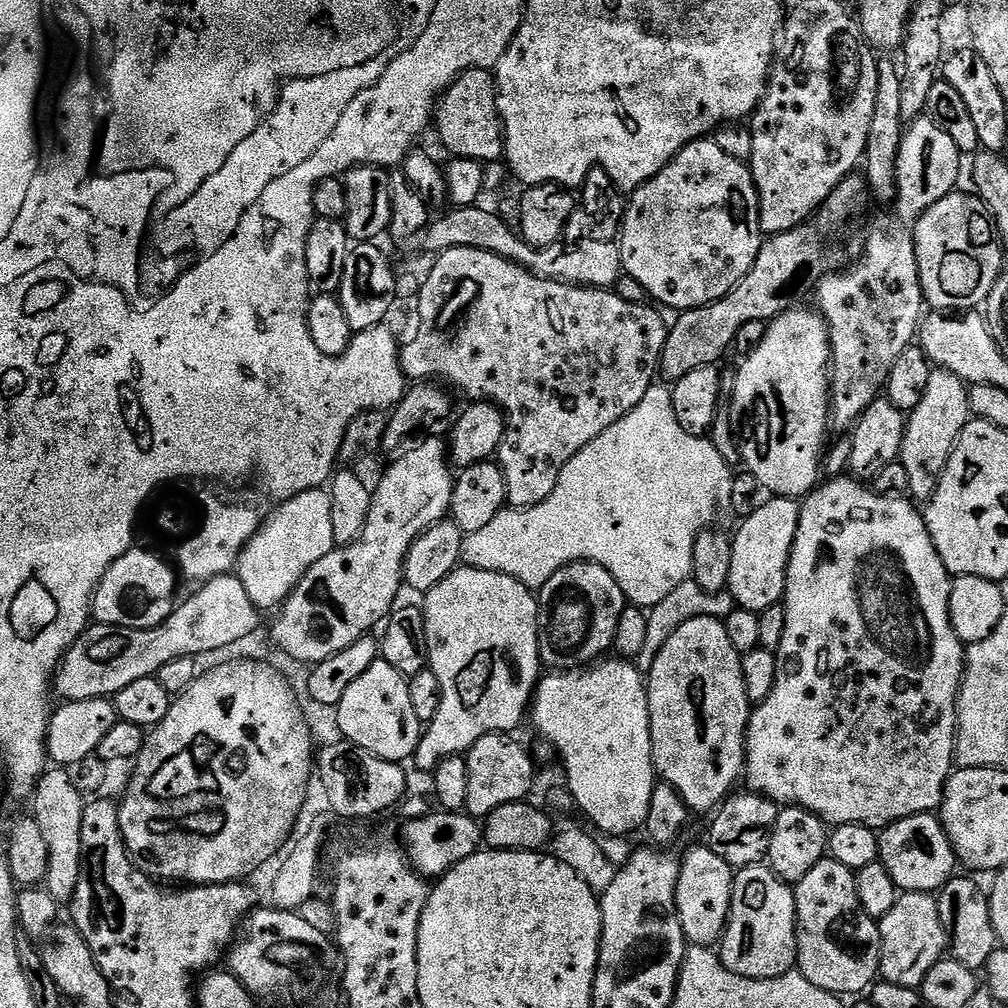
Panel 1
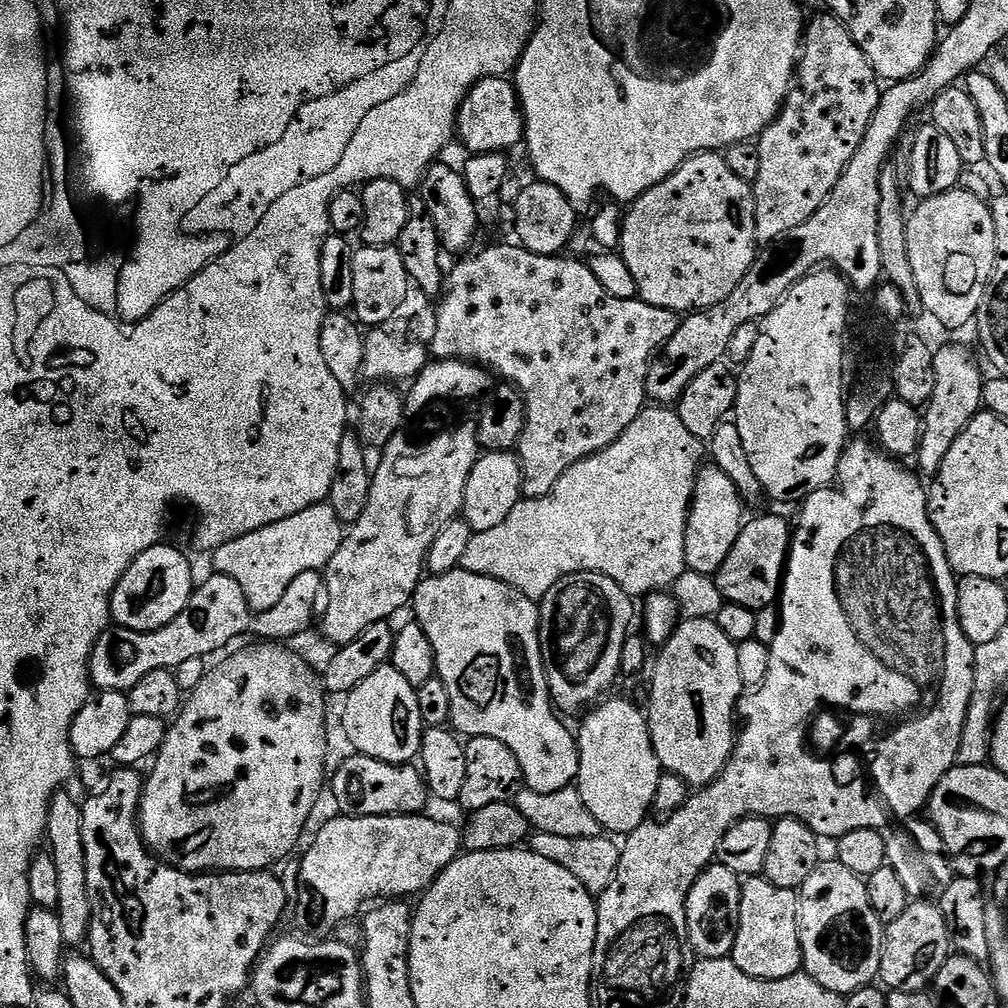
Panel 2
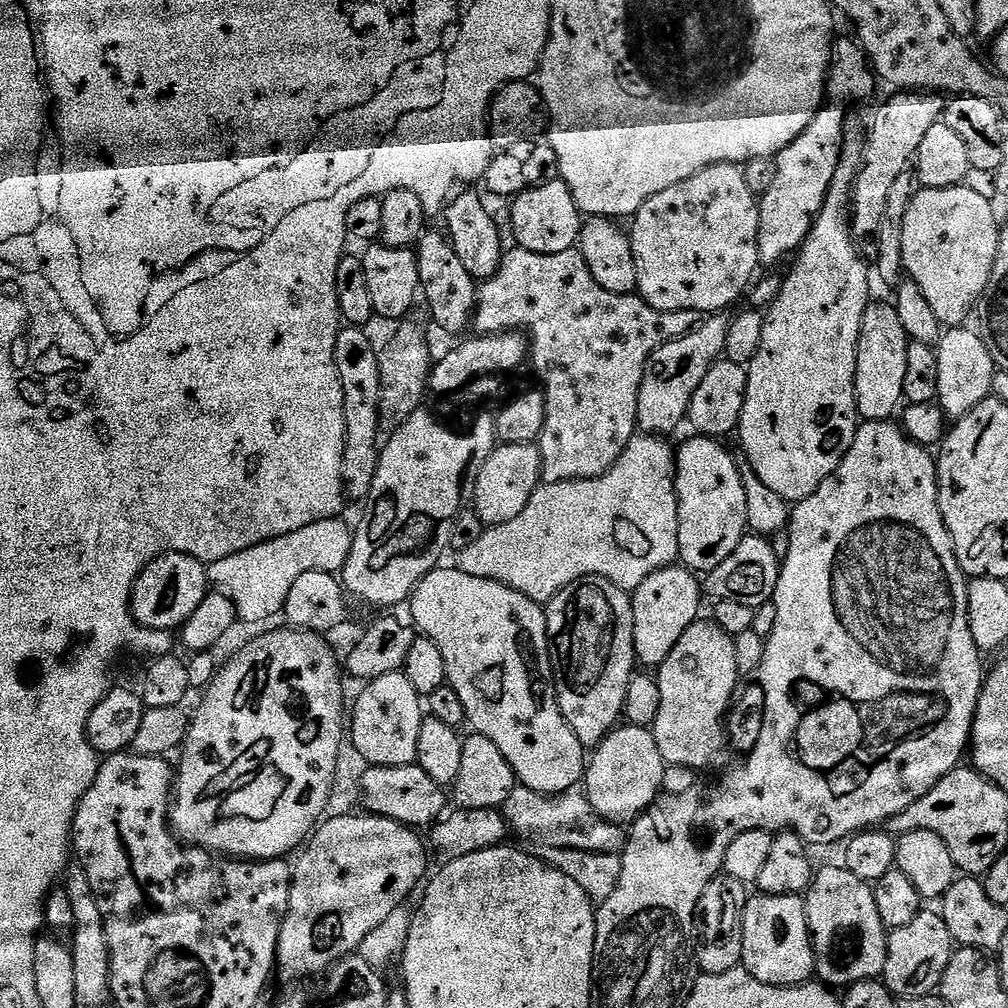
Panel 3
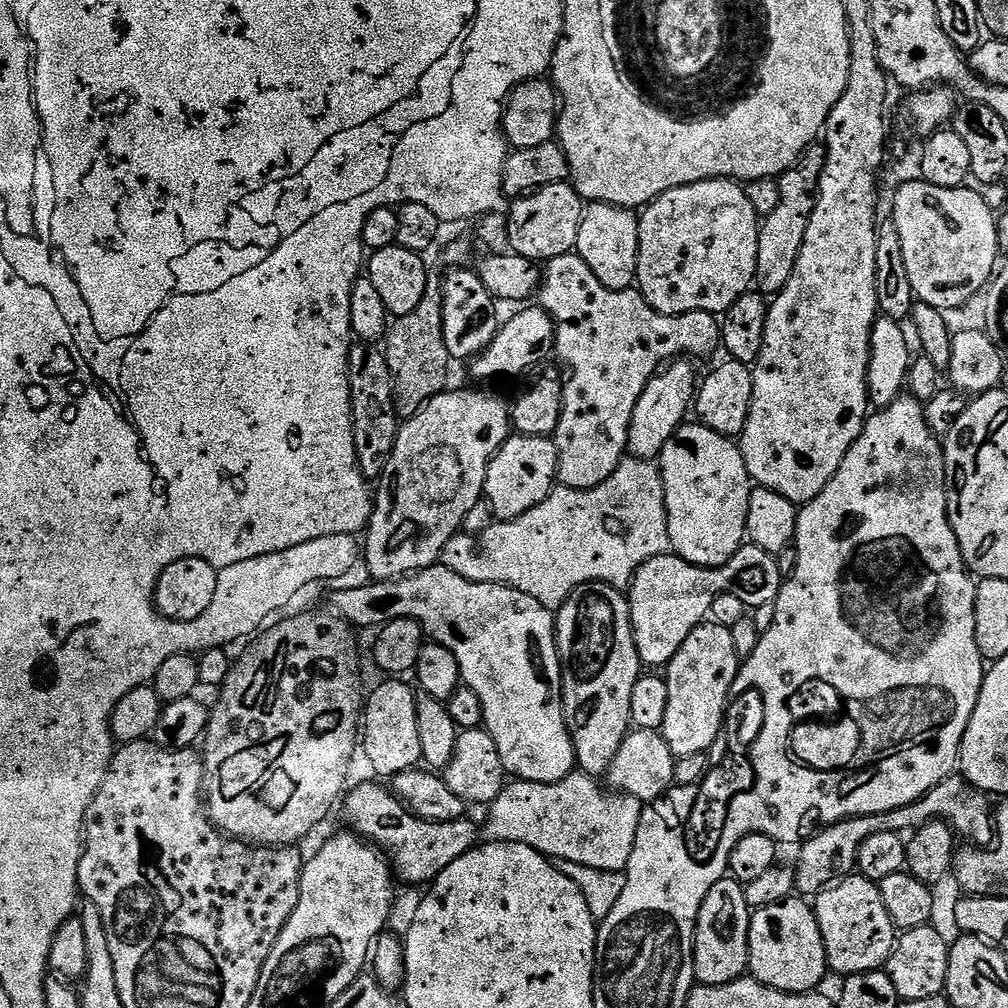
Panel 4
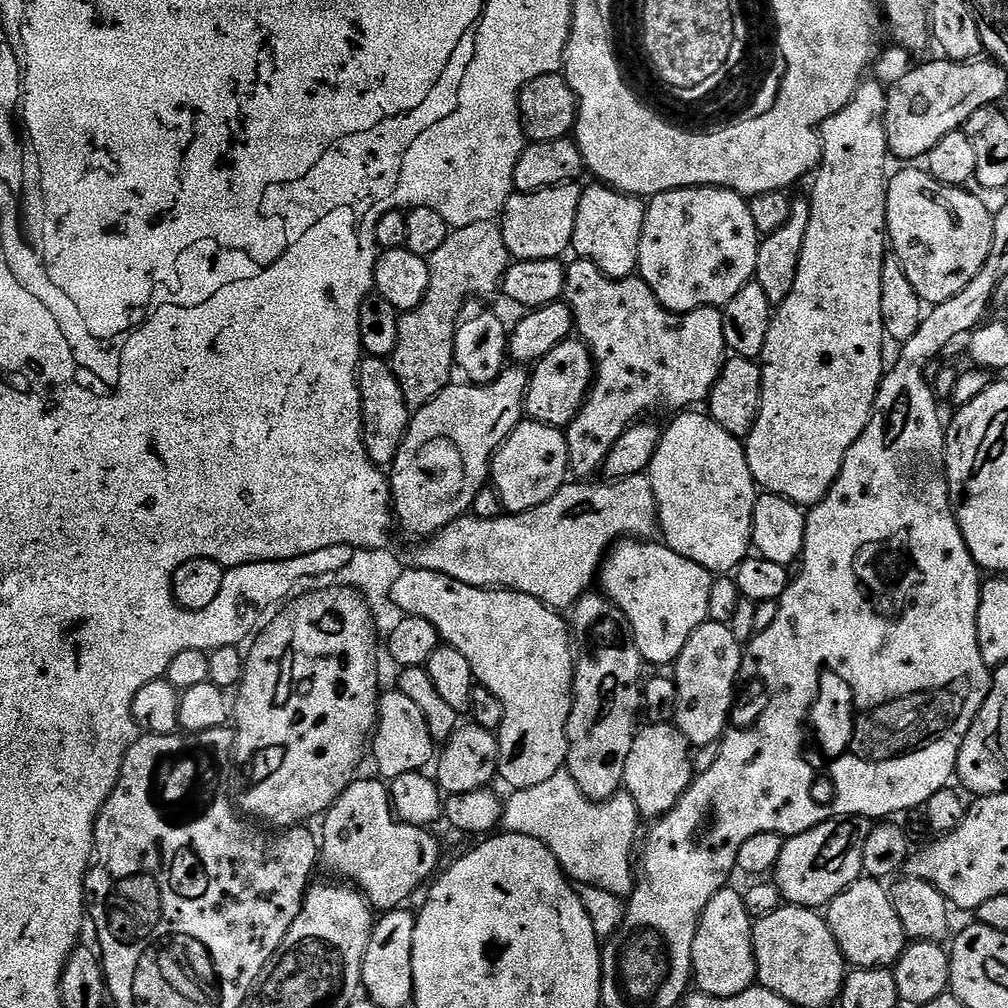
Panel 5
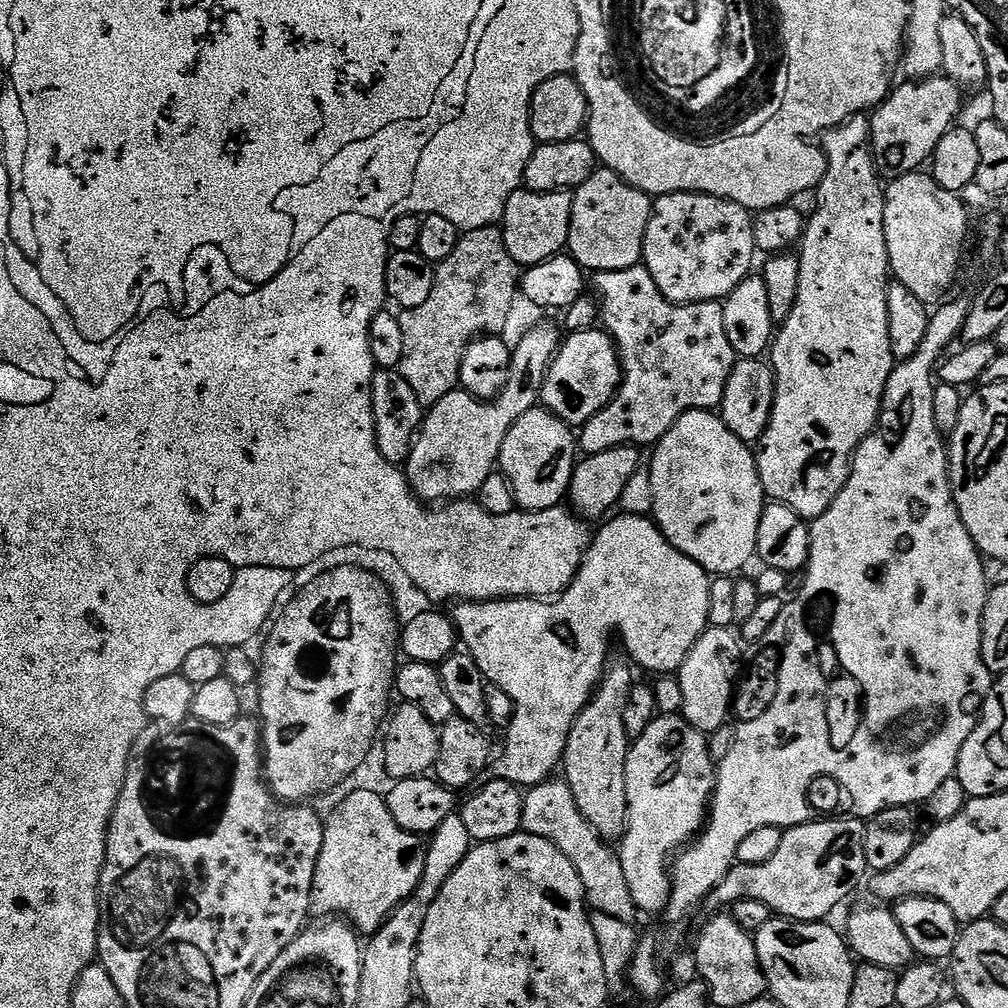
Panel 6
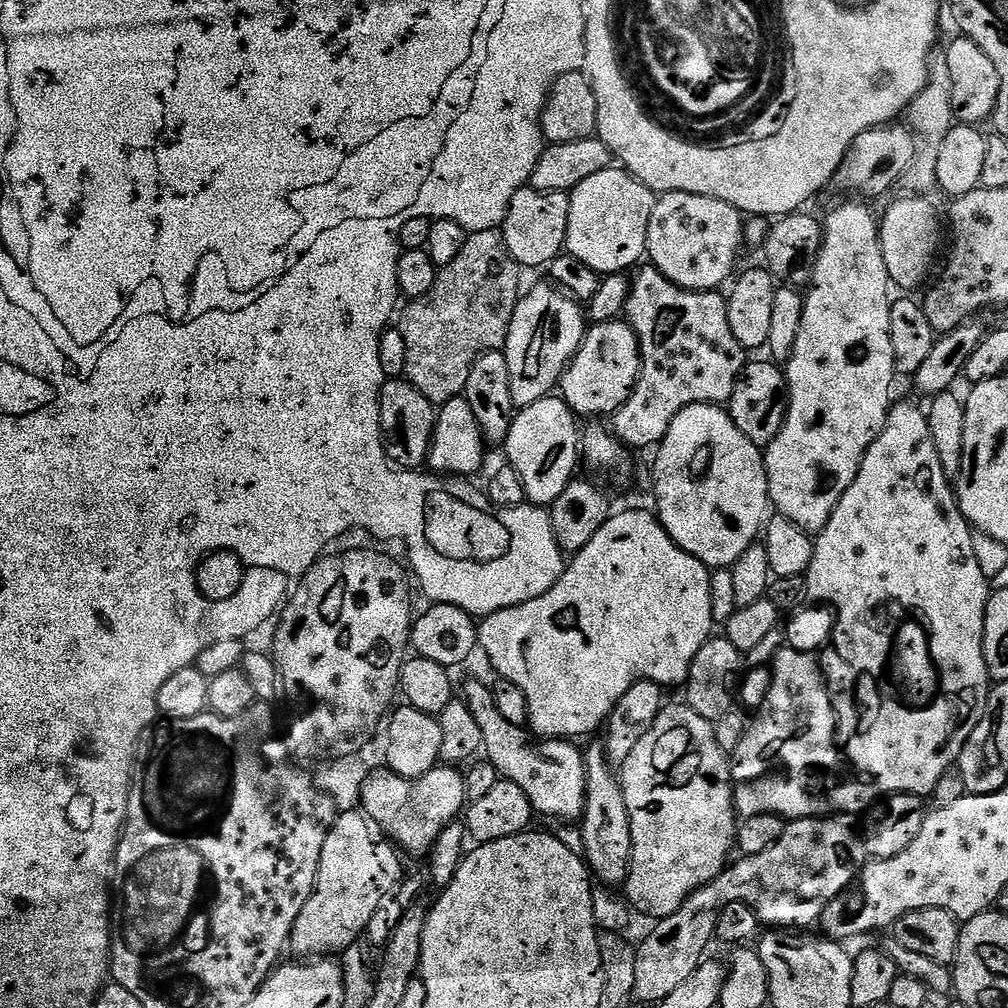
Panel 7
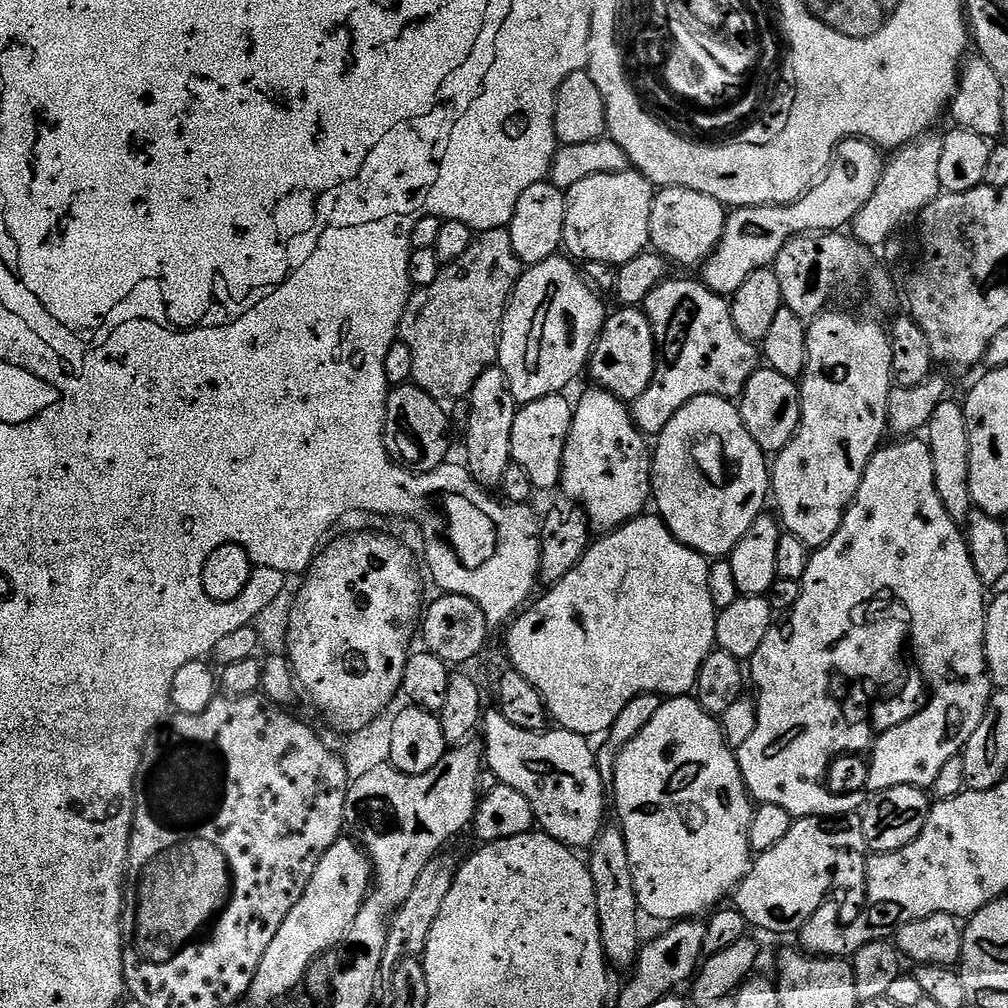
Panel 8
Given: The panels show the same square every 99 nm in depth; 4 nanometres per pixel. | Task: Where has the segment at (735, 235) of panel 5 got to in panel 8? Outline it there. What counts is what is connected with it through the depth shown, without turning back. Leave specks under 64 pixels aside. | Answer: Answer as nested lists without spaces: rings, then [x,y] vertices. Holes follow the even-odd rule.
[[[662,188],[652,198],[648,243],[673,265],[685,264],[692,268],[696,264],[697,267],[703,265],[718,246],[727,221],[726,205],[718,202],[718,198],[710,198],[710,194],[698,194],[698,190]]]

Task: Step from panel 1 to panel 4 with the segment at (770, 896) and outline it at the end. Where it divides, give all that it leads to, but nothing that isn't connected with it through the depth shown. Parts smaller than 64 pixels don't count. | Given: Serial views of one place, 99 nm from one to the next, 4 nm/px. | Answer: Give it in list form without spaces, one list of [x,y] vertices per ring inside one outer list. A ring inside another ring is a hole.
[[[789,898],[753,911],[748,935],[748,967],[751,979],[779,992],[807,994],[821,987],[819,984],[830,969],[822,930],[807,899]]]

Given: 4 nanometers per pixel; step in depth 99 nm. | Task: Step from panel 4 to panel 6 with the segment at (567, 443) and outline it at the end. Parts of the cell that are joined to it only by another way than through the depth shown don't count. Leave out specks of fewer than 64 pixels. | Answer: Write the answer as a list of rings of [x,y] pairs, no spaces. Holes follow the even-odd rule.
[[[643,263],[626,270],[597,272],[594,280],[603,331],[611,336],[620,351],[622,379],[614,399],[579,429],[579,451],[593,456],[611,448],[655,446],[670,426],[682,418],[682,414],[719,409],[730,370],[734,370],[738,359],[734,346],[730,346],[730,338],[726,338],[722,323],[723,303],[711,300],[697,304],[672,304],[665,300],[662,290],[654,286],[654,278],[650,278],[650,270]]]

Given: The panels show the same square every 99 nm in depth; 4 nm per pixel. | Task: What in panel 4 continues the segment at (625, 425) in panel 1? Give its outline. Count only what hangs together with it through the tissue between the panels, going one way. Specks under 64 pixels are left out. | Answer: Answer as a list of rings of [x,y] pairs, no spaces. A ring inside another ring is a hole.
[[[625,458],[616,473],[591,490],[574,490],[557,486],[538,506],[526,510],[516,520],[494,522],[482,534],[458,534],[444,547],[443,567],[462,574],[462,578],[479,584],[506,584],[530,594],[542,606],[559,610],[578,586],[599,582],[627,589],[632,577],[647,560],[665,555],[671,549],[664,483],[659,467],[651,460]]]

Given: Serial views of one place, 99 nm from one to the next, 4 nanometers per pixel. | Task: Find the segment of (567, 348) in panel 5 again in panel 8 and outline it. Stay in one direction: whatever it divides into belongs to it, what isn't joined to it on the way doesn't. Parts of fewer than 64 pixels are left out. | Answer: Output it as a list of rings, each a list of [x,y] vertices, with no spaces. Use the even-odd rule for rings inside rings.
[[[643,307],[615,309],[617,312],[607,317],[604,329],[601,330],[596,346],[592,350],[590,373],[595,387],[604,388],[618,399],[631,402],[638,398],[638,394],[646,391],[646,386],[654,378],[656,369],[656,343],[654,330],[650,318],[644,313]]]

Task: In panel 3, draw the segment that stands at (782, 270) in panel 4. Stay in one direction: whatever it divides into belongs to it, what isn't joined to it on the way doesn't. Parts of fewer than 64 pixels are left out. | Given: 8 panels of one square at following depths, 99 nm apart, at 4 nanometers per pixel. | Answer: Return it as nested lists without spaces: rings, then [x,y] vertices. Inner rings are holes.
[[[828,102],[820,107],[814,122],[810,122],[810,126],[790,142],[790,146],[774,157],[774,183],[758,200],[758,258],[761,265],[780,264],[788,255],[799,253],[804,239],[820,217],[828,187],[830,182],[834,182],[834,170],[838,170],[845,139],[844,108]]]

